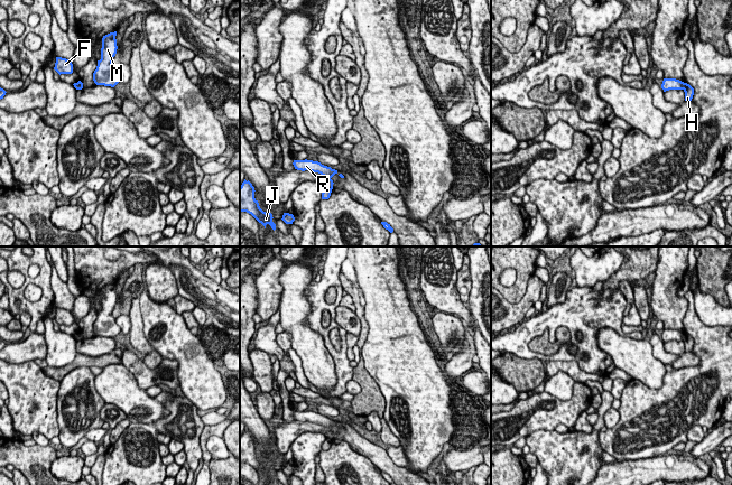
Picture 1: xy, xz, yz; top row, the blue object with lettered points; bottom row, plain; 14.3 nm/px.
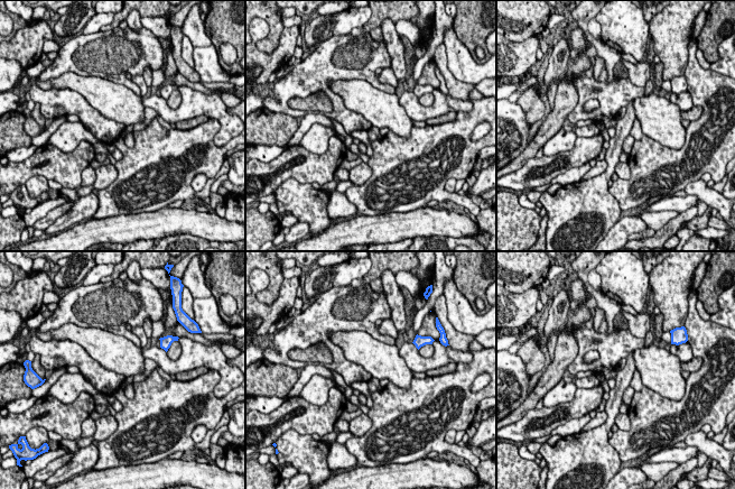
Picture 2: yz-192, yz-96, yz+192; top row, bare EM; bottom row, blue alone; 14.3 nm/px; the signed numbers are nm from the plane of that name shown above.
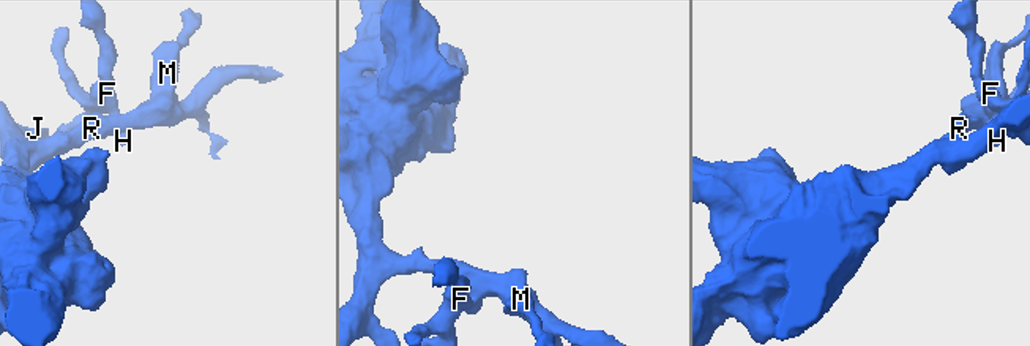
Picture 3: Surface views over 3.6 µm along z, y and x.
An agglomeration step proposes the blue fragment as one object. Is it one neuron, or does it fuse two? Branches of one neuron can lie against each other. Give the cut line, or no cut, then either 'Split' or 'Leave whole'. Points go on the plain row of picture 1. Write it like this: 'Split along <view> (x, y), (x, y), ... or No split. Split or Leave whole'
Split along yz (685, 334), (683, 339). Split

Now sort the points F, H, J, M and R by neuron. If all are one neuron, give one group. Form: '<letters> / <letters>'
F H / J M R

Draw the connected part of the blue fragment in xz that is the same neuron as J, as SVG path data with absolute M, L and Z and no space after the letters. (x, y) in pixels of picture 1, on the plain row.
M244 430L240 437L240 463L247 463L251 465L265 479L269 475L271 479L276 481L276 475L272 473L272 465L263 463L258 451L254 449L254 438L252 435Z

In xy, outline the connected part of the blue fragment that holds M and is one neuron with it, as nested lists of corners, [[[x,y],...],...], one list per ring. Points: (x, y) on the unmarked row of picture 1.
[[[117,282],[102,289],[101,310],[98,311],[96,320],[93,324],[93,332],[96,336],[114,338],[121,332],[112,315],[118,300],[115,287]]]

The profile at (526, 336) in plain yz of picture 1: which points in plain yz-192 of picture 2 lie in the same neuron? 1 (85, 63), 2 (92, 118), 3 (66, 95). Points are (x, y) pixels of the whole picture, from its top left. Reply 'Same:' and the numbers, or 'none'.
Same: 1, 2, 3

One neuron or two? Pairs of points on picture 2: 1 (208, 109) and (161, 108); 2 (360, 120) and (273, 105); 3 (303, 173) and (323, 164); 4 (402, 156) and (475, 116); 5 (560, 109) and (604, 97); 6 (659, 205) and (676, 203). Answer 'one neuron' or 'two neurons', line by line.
1: one neuron
2: one neuron
3: one neuron
4: one neuron
5: two neurons
6: one neuron

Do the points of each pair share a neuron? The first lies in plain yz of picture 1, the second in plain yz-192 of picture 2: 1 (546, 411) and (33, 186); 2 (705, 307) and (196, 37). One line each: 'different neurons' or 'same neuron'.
1: different neurons
2: same neuron

